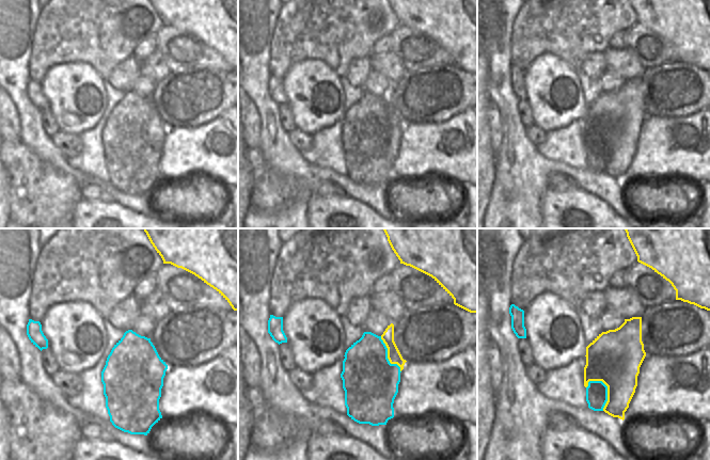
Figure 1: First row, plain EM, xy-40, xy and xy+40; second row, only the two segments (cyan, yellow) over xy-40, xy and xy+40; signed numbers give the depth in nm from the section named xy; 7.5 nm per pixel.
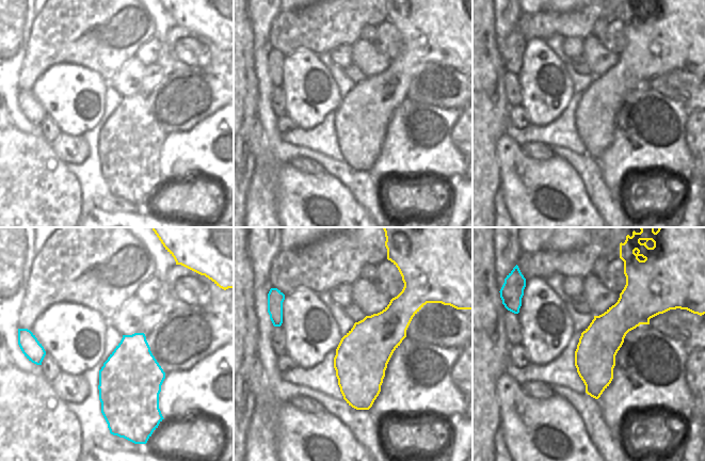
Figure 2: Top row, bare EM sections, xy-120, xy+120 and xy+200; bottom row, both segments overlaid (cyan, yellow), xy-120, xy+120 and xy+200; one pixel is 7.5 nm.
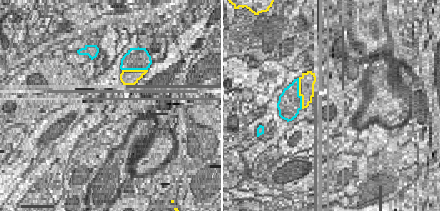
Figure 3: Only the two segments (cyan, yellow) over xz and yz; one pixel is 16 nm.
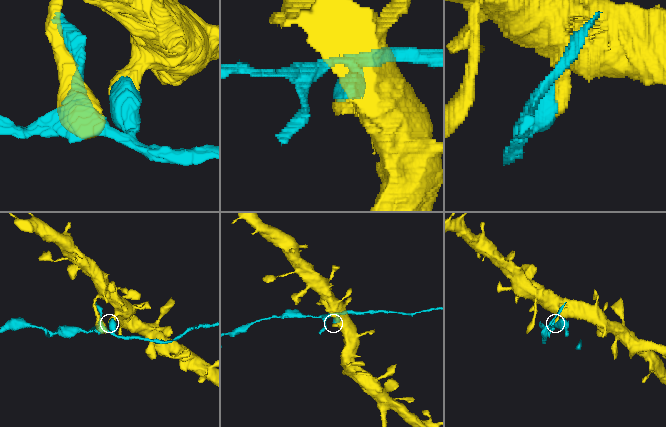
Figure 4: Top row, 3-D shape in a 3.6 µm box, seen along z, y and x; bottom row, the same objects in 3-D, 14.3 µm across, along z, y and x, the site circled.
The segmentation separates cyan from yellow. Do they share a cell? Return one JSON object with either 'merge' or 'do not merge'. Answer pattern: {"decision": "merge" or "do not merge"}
{"decision": "do not merge"}

